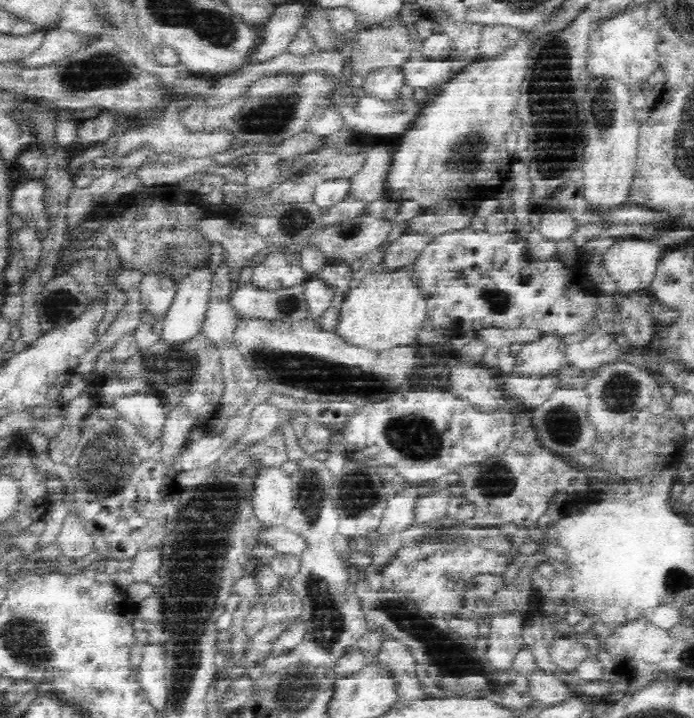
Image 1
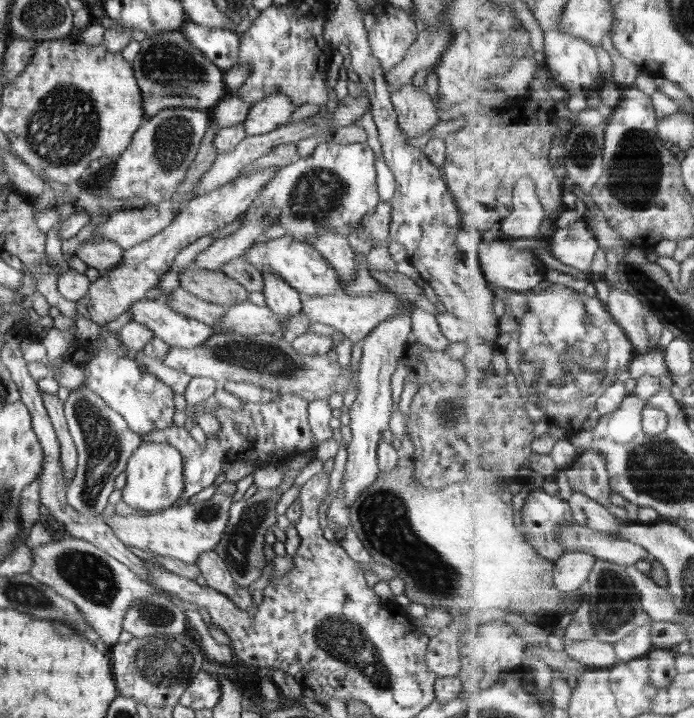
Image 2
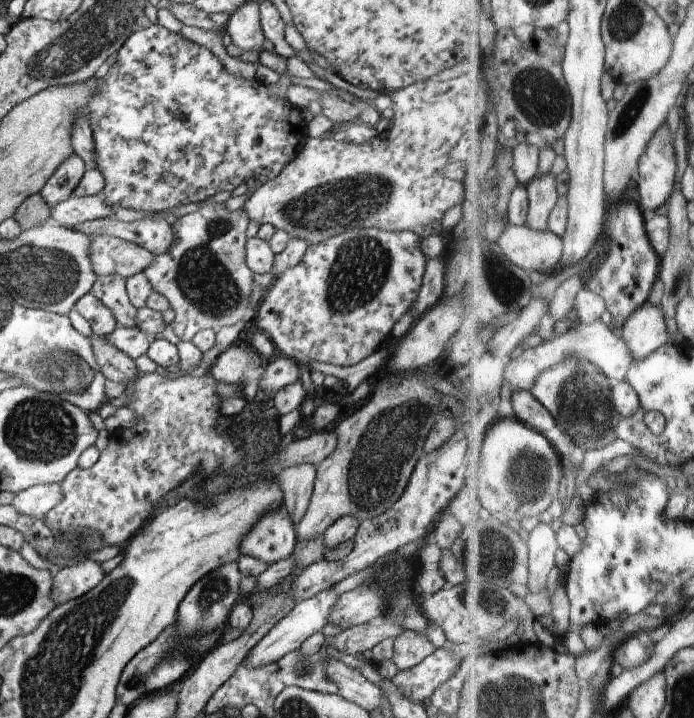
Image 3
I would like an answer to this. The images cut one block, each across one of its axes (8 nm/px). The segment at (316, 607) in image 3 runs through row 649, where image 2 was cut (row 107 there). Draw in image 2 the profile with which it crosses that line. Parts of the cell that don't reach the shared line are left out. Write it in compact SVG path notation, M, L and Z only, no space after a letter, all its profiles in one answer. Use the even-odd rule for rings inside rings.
M276 93L254 103L242 125L248 135L268 134L279 126L290 123L290 118L298 107L288 95Z

